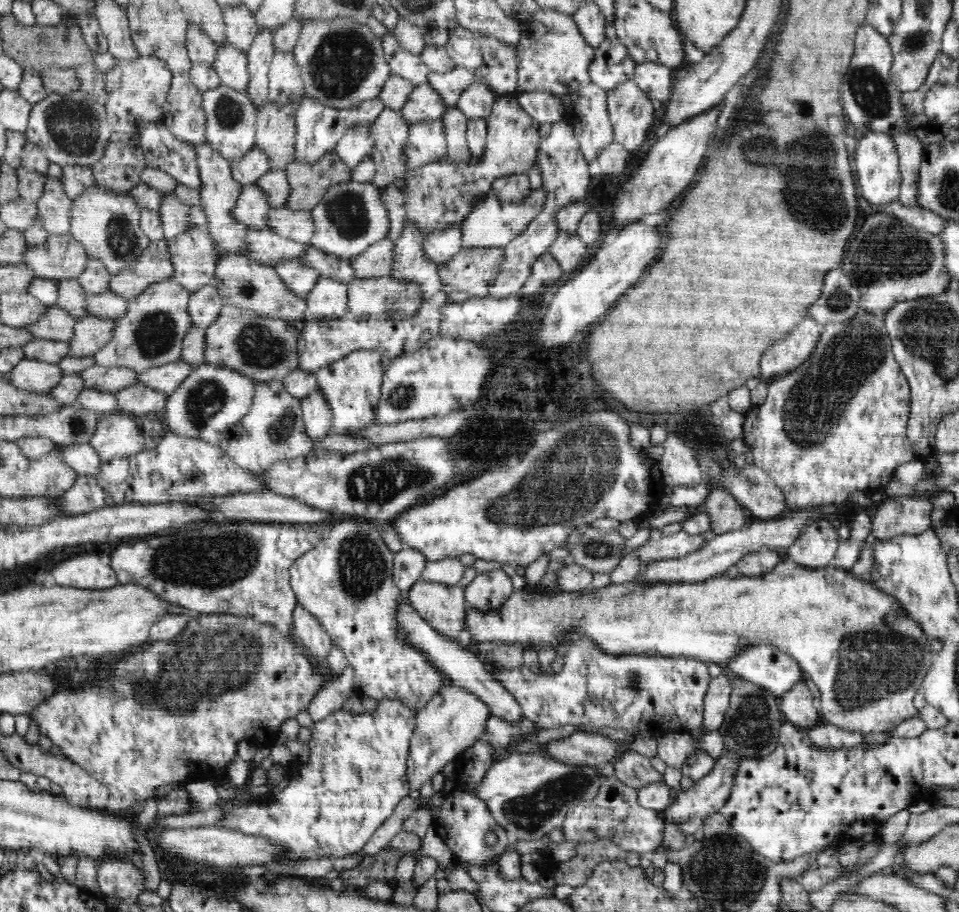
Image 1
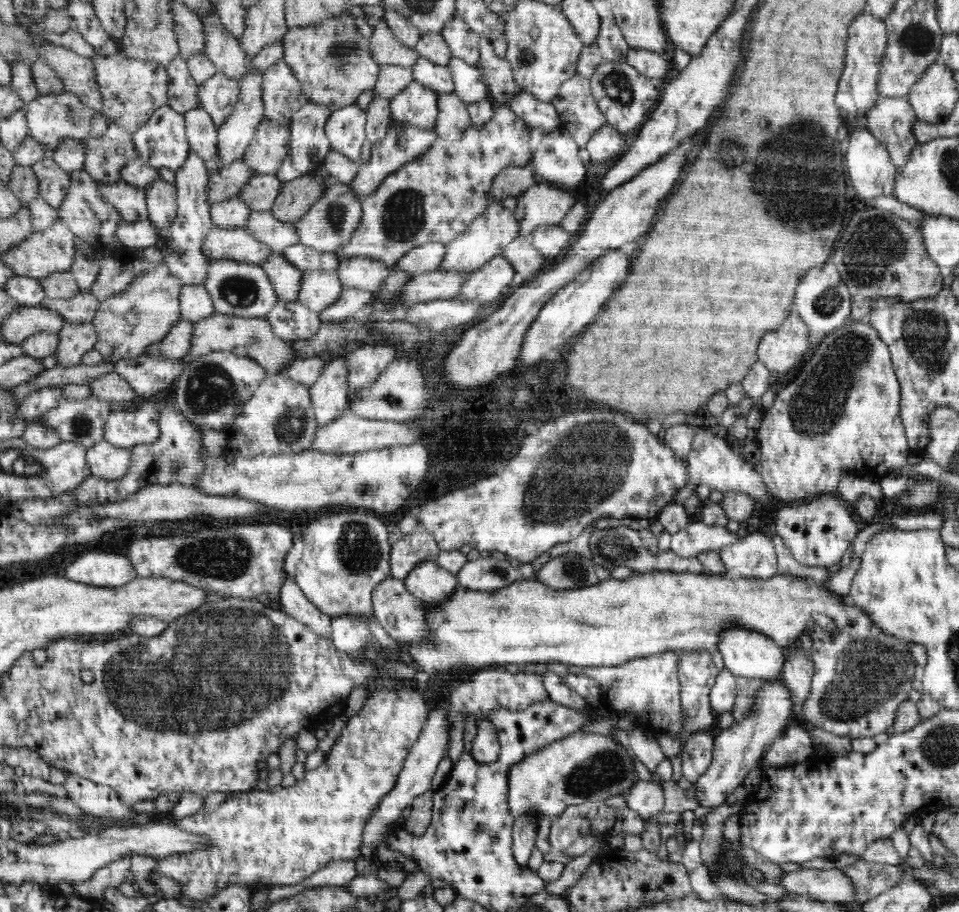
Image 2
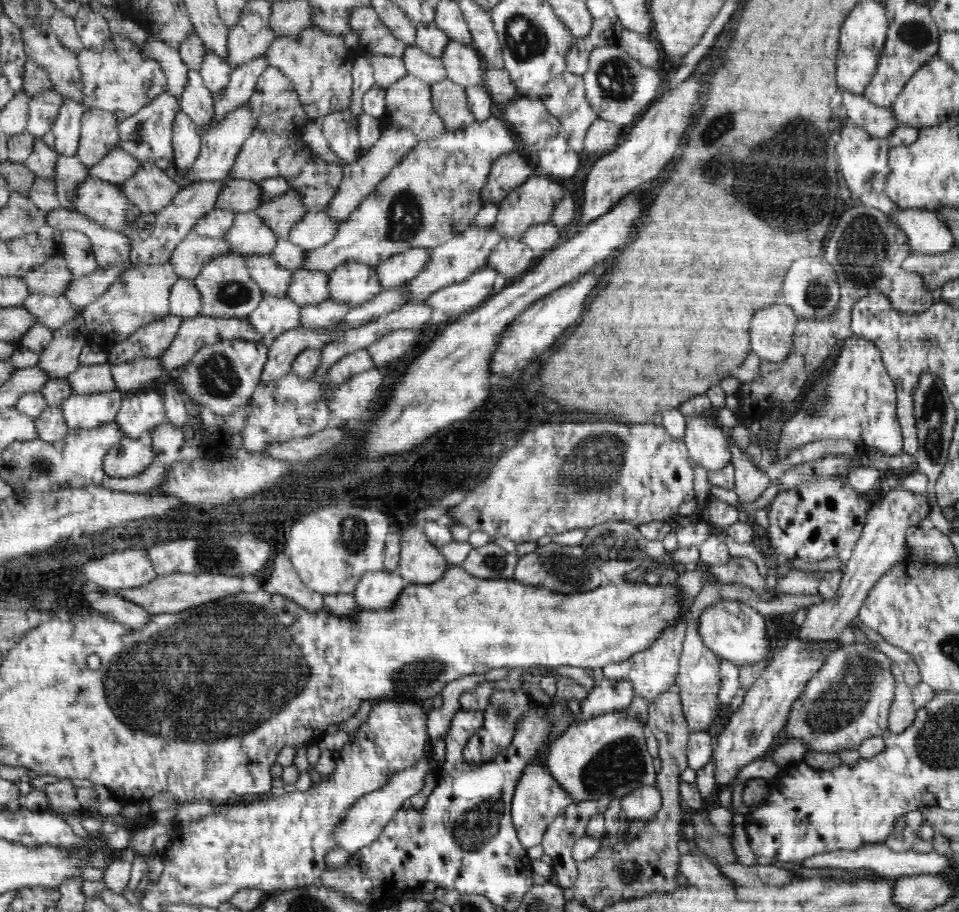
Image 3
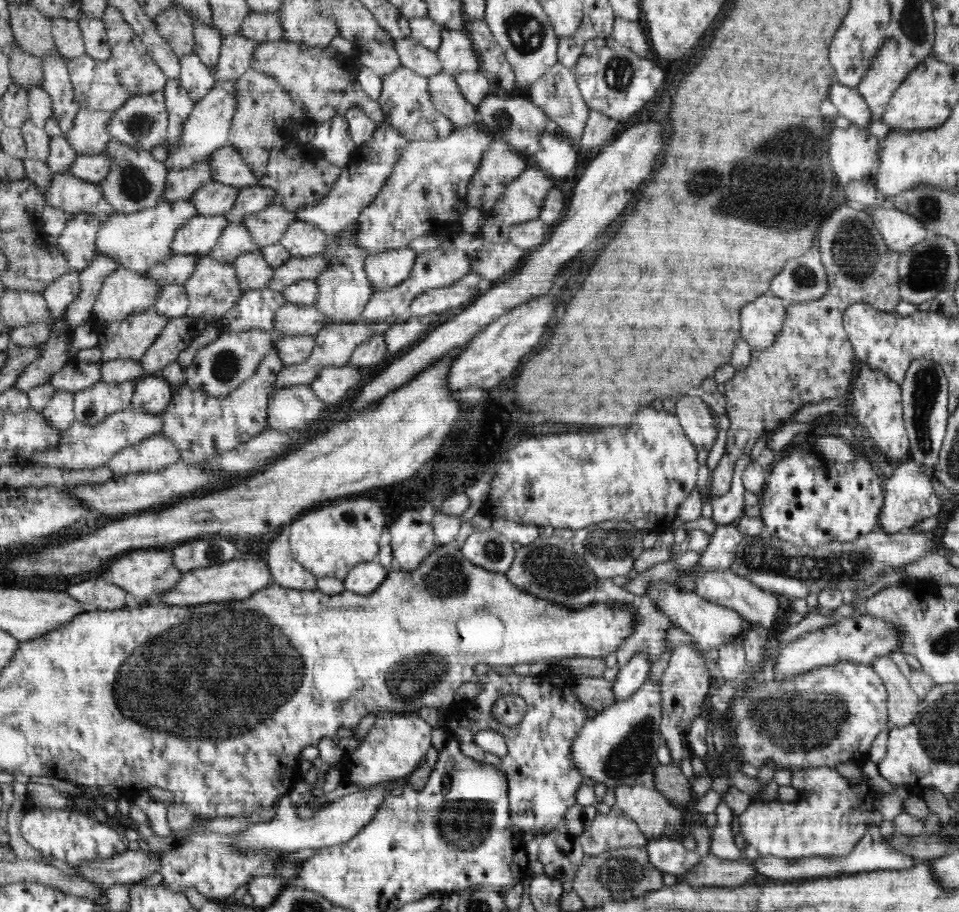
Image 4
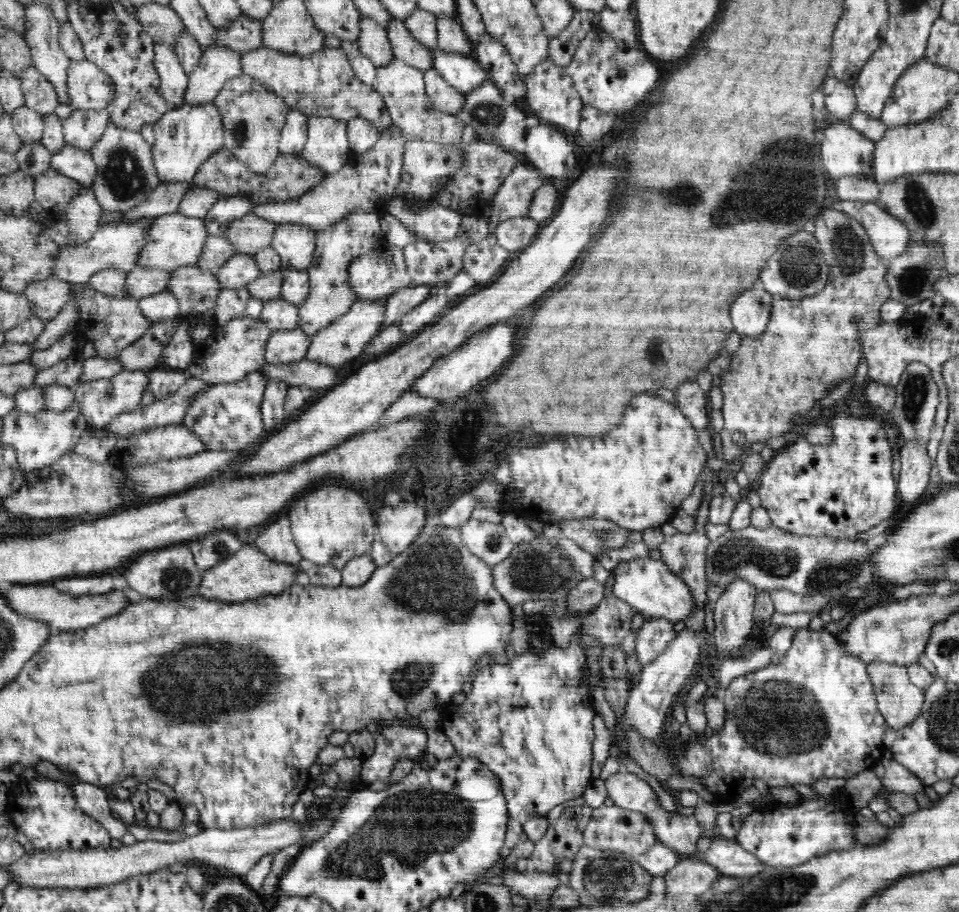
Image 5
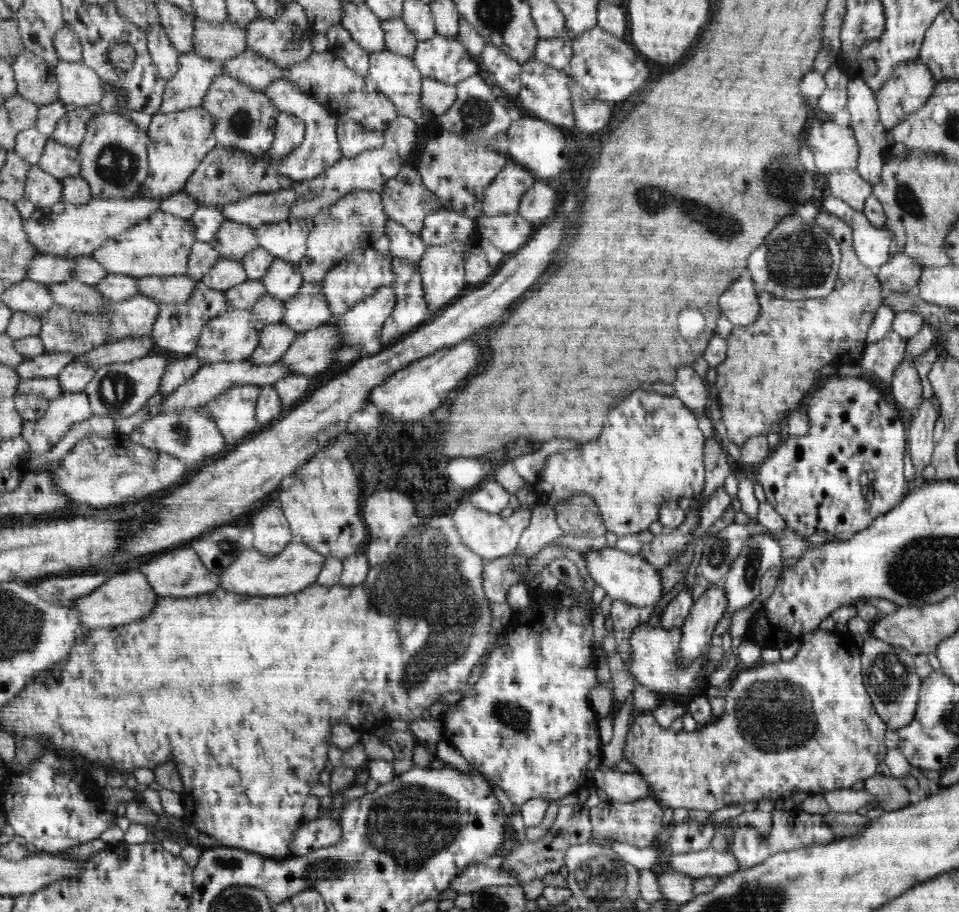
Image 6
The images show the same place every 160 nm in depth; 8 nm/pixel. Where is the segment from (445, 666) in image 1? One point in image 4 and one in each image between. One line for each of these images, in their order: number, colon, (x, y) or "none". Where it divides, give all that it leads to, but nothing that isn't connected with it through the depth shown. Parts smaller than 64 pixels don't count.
2: (395, 608)
3: (381, 589)
4: (365, 578)

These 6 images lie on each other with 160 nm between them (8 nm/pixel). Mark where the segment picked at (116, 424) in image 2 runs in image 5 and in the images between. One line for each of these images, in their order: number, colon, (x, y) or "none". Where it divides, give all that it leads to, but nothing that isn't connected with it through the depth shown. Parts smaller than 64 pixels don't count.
3: (141, 411)
4: (152, 394)
5: (160, 383)

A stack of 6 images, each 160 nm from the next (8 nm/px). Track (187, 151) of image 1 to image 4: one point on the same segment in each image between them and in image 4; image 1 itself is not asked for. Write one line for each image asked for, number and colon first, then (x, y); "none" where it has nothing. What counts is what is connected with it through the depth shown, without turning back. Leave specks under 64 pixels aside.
2: (161, 142)
3: (147, 136)
4: (142, 123)

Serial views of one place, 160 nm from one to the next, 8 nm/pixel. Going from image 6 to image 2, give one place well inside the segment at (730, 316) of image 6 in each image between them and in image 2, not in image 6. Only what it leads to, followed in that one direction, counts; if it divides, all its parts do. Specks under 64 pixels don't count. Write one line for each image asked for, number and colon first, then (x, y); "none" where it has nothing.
2: (780, 351)
3: (771, 334)
4: (761, 321)
5: (750, 313)

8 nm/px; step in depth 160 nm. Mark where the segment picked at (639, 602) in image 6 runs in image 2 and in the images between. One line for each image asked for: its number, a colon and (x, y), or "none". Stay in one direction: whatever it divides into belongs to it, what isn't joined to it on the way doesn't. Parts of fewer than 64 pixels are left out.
2: (746, 654)
3: (734, 631)
4: (712, 625)
5: (648, 586)

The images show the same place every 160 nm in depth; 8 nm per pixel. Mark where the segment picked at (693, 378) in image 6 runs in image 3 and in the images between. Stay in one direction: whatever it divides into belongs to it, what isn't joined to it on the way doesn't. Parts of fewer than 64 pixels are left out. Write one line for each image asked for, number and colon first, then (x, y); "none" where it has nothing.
3: (706, 444)
4: (700, 426)
5: (690, 399)

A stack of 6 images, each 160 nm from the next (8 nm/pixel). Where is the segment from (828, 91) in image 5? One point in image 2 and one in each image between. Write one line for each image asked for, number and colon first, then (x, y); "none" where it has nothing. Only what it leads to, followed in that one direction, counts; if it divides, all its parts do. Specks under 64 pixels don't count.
2: (891, 120)
3: (880, 122)
4: (851, 105)

